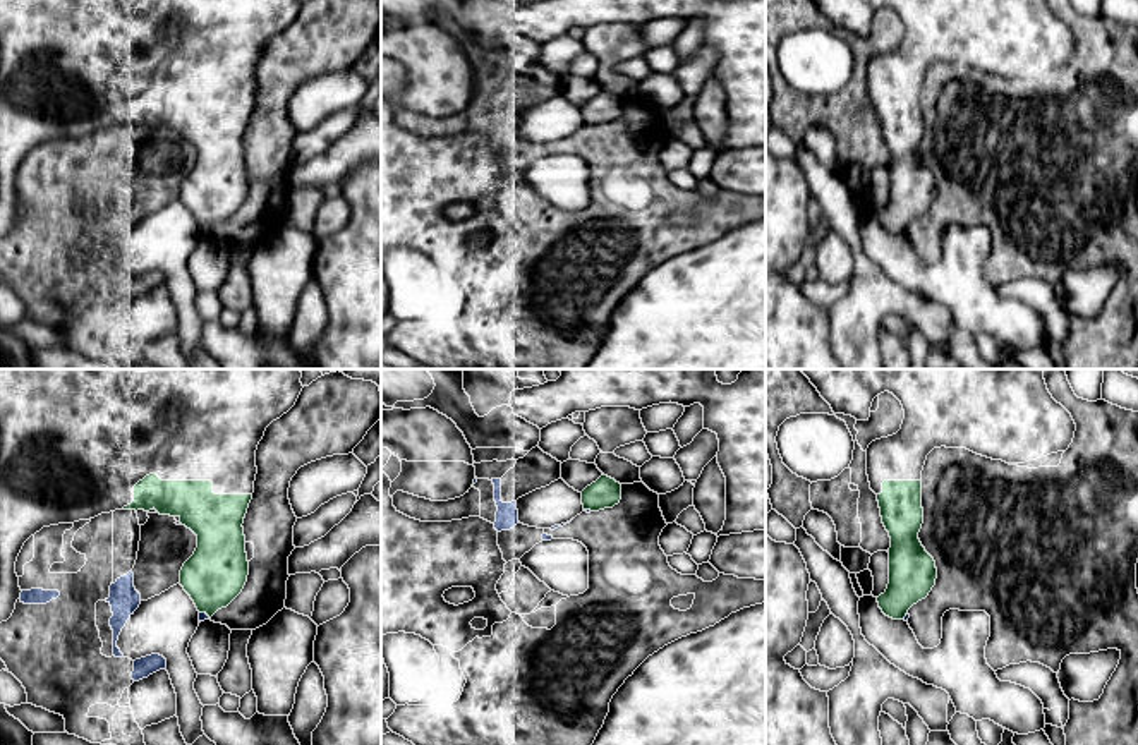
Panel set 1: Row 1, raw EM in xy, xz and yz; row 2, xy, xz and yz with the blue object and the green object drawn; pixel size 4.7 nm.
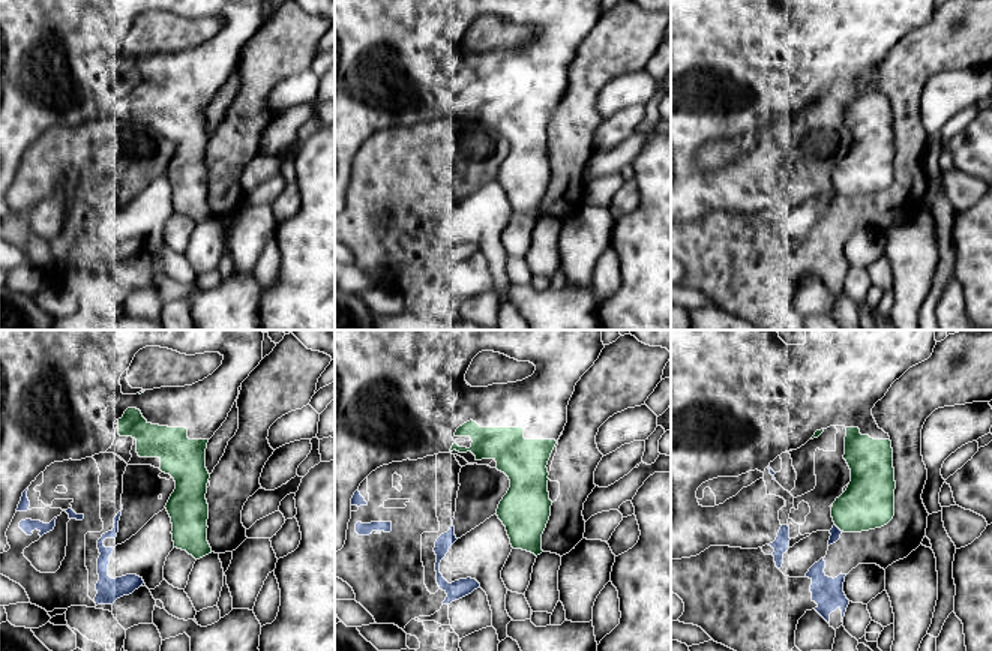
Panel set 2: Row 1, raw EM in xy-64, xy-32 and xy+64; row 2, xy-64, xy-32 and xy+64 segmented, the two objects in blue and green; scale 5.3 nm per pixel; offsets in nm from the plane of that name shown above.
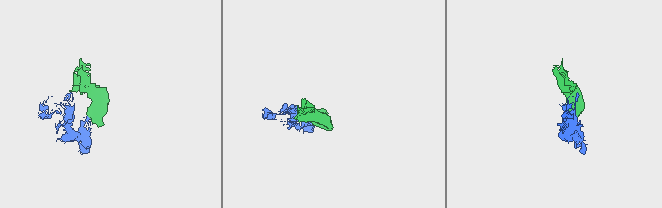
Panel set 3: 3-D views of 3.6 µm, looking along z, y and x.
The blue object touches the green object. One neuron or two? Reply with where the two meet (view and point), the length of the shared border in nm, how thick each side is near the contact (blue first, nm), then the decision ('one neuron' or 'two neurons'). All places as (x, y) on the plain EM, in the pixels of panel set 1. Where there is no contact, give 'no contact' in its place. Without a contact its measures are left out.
xy (205, 229) | 60 nm | 40/280 nm | two neurons

